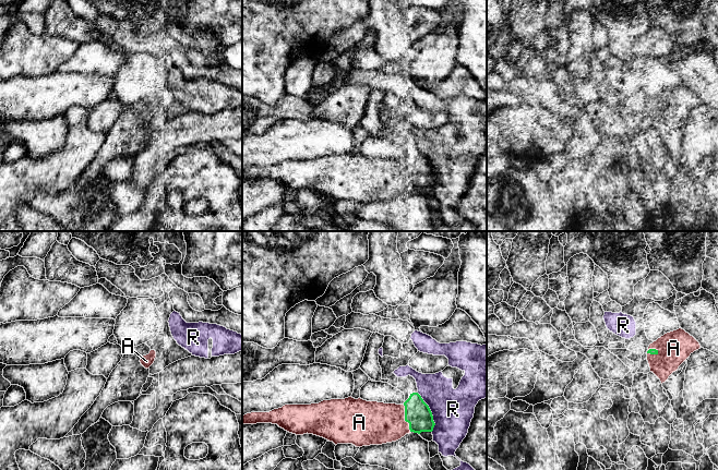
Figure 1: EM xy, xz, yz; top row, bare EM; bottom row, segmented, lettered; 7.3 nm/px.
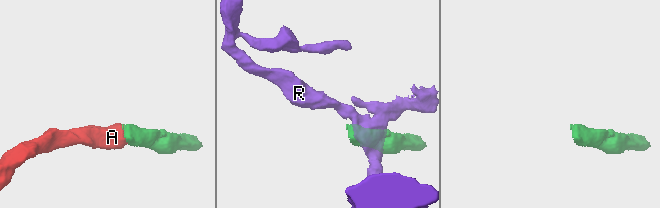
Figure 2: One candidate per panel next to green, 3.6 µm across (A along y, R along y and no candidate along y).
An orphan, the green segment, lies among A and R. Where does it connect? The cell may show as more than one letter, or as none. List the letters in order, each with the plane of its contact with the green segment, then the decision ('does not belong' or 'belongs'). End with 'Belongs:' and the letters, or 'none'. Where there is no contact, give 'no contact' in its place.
A: xz | belongs
R: xz | does not belong
Belongs: A

